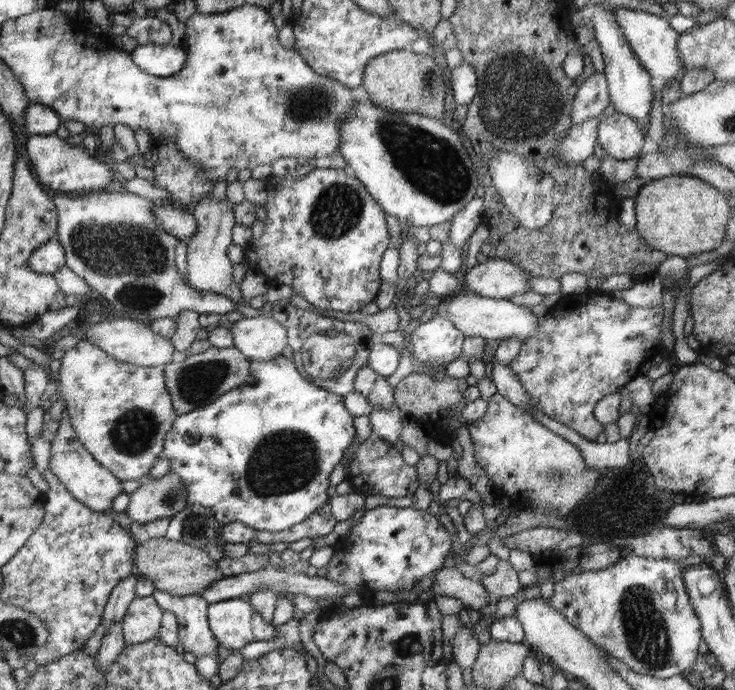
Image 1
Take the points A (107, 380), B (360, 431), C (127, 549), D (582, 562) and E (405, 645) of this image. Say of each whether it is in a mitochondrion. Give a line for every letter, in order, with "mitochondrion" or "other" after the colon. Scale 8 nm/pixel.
A: other
B: other
C: other
D: other
E: mitochondrion

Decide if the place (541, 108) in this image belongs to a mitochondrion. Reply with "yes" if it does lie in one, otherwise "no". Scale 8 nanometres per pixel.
yes

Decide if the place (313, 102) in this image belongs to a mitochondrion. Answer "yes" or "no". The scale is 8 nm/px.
yes

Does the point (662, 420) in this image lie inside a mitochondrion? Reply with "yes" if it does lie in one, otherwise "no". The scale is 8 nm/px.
no

